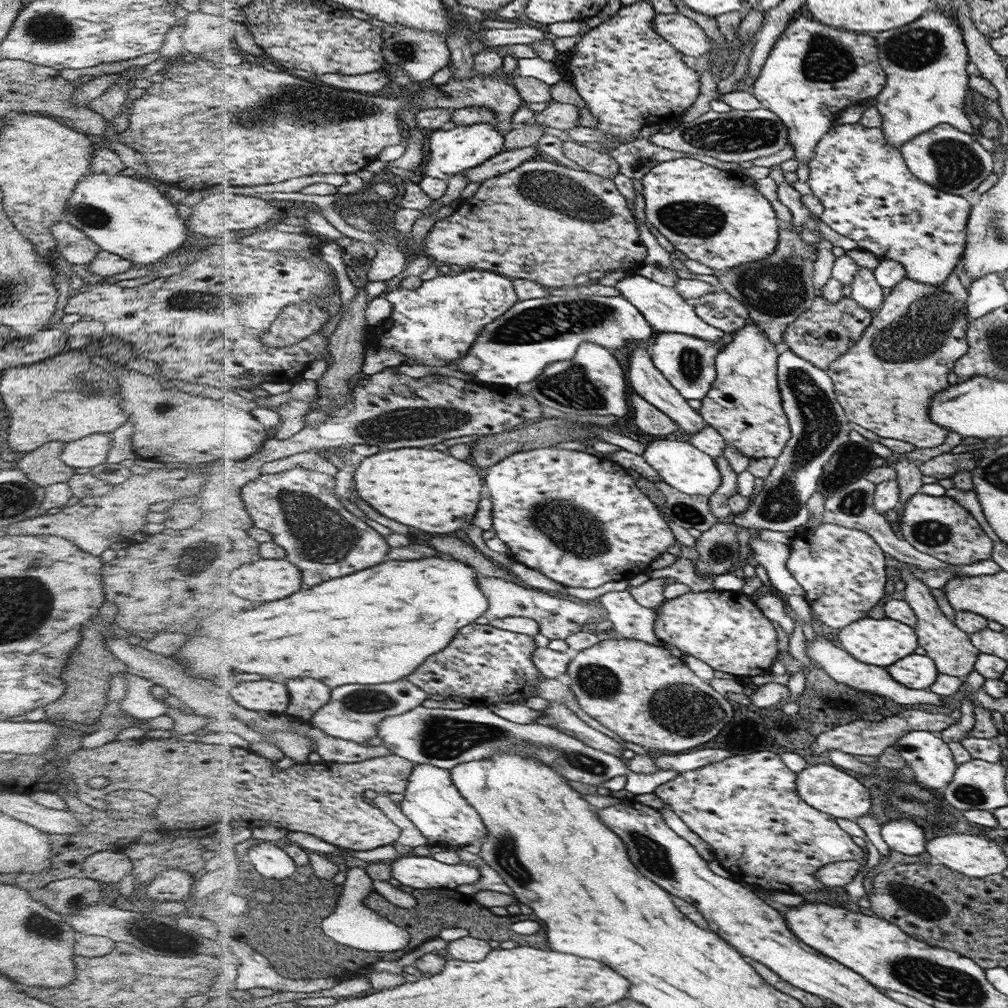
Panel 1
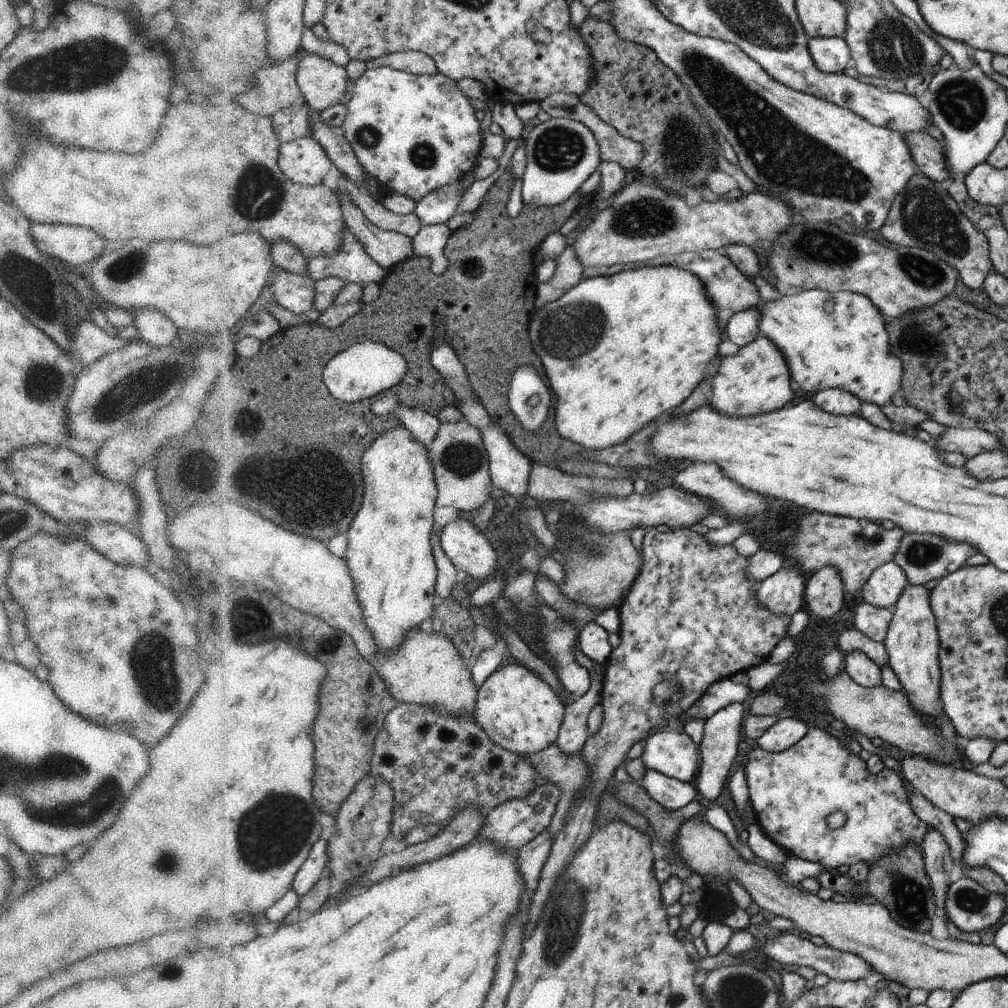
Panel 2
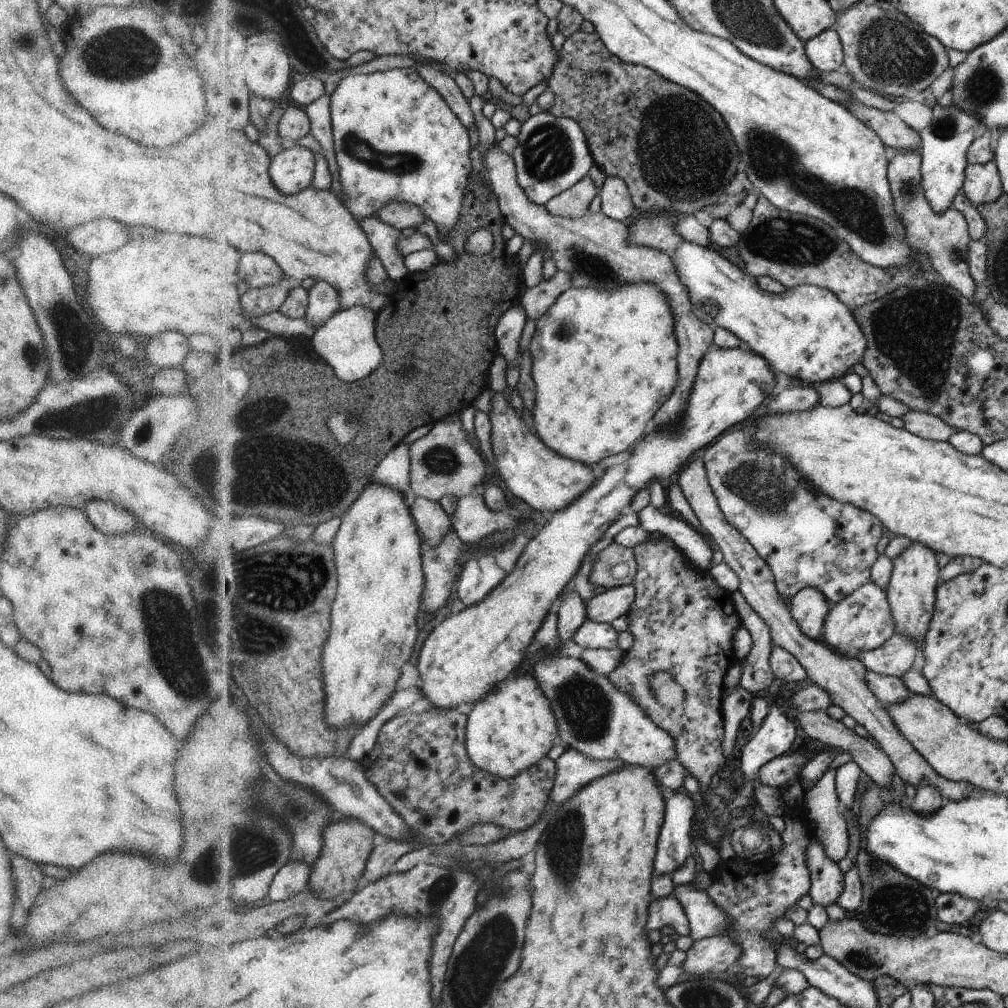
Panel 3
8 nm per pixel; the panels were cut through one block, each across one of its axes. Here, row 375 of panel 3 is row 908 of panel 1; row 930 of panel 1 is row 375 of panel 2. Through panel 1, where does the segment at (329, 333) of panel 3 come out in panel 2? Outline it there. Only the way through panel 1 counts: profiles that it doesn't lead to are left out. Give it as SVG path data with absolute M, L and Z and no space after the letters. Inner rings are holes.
M371 339L358 340L350 348L336 354L332 362L328 364L326 382L338 400L366 402L380 398L383 394L389 393L394 386L402 384L408 372L410 372L410 366L402 354L394 352L392 348L381 342Z

